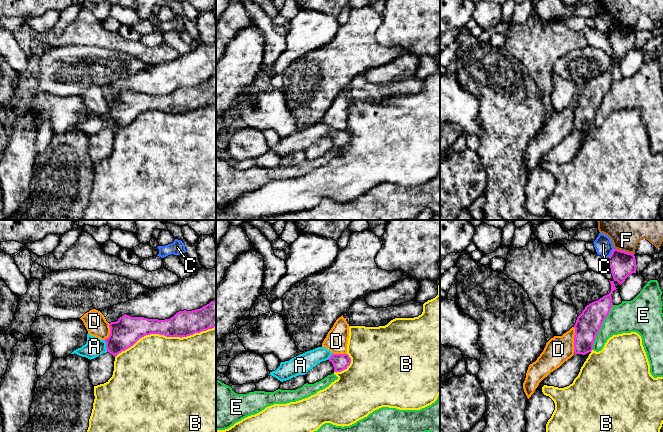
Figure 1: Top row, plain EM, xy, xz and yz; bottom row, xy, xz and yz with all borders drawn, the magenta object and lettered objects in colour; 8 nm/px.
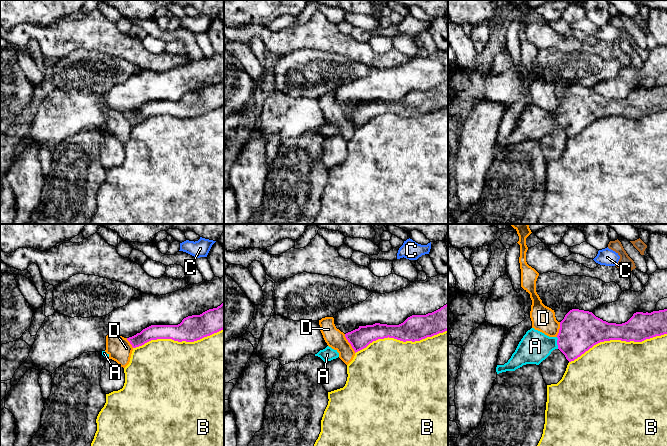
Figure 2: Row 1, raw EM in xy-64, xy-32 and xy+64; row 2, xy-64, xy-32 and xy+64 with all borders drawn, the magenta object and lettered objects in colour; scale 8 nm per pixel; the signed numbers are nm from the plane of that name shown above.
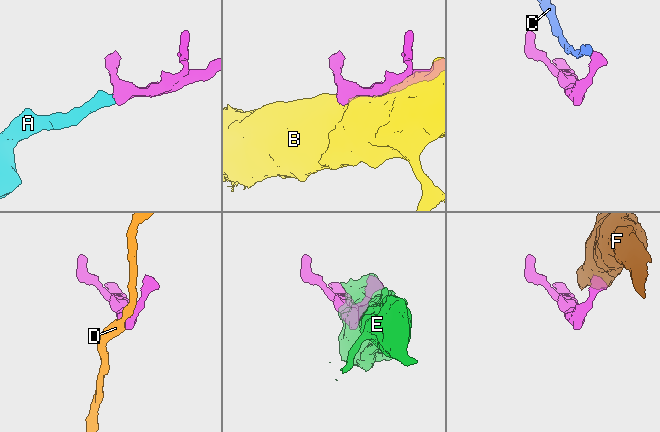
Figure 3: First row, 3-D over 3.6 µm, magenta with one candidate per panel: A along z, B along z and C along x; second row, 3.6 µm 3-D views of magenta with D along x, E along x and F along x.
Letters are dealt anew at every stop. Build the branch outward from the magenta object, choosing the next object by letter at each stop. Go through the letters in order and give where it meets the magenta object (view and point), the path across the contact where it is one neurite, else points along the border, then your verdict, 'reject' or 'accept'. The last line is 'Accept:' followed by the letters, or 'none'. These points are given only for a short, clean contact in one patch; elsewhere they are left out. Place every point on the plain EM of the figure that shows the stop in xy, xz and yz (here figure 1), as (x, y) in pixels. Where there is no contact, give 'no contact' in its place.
A: xy (106, 122) | across xy (124, 109), (113, 120), (106, 122), (94, 122) | accept
B: xy (165, 111) | reject
C: yz (611, 30) | along yz (614, 25), (607, 34) | reject
D: yz (574, 116) | along yz (573, 103), (574, 128) | reject
E: yz (601, 102) | reject
F: yz (624, 27) | along yz (614, 24), (633, 30) | reject
Accept: A

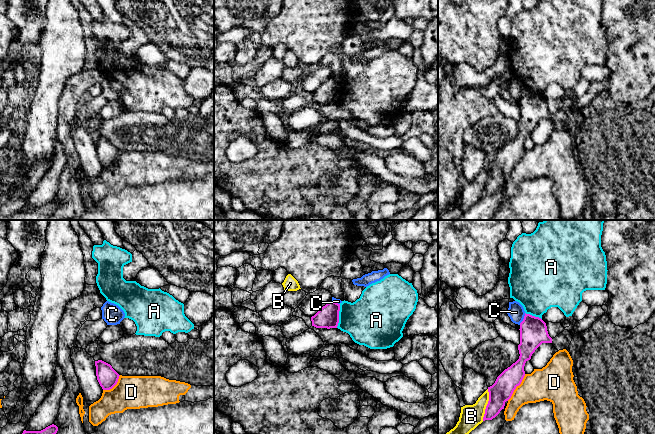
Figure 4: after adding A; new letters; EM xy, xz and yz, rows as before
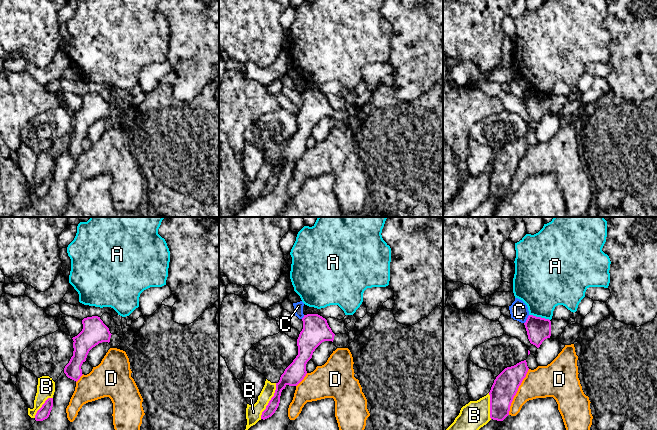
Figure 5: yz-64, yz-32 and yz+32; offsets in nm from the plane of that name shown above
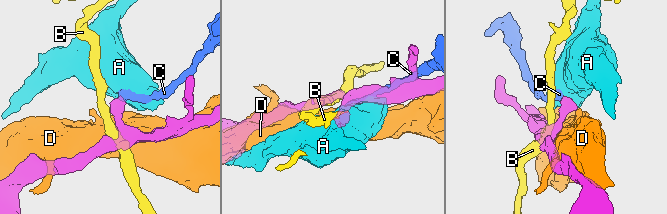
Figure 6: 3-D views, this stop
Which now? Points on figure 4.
A: xz (338, 92) | along xz (340, 80), (339, 98), (336, 103) | reject
B: yz (487, 181) | along yz (488, 165), (488, 179), (482, 196) | reject
C: yz (523, 95) | along yz (525, 89), (519, 100) | reject
D: yz (516, 162) | reject
Accept: none

